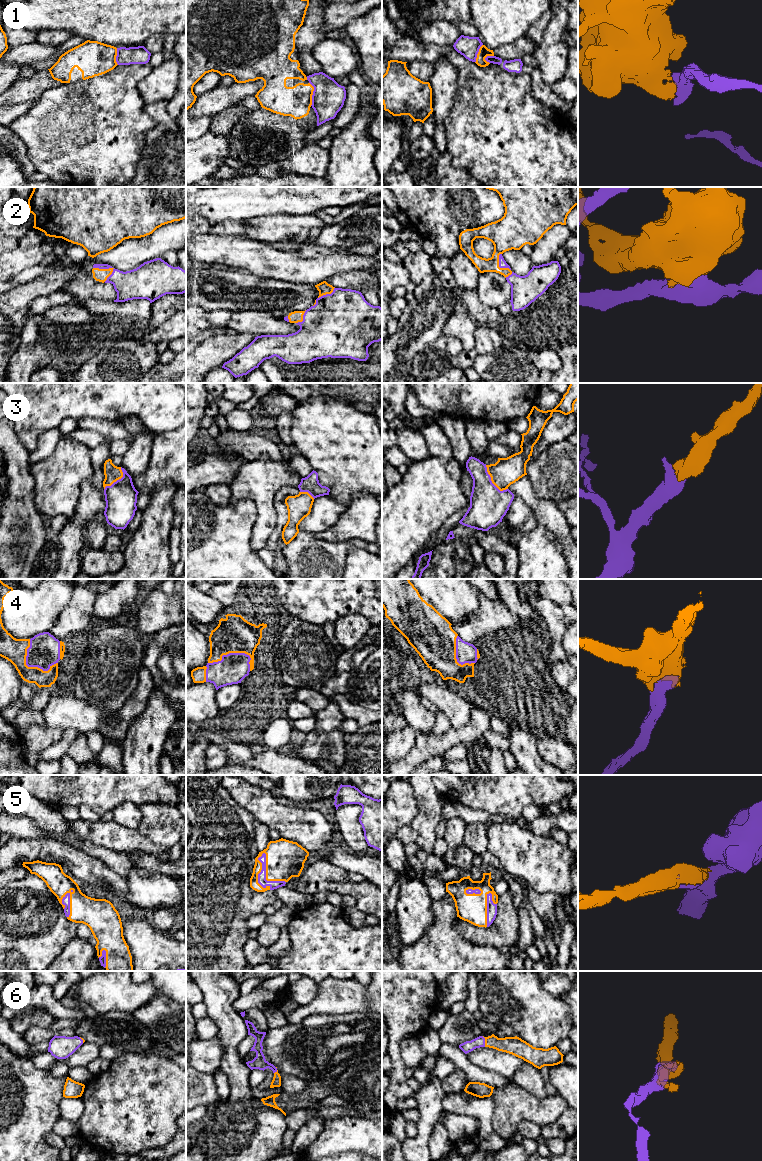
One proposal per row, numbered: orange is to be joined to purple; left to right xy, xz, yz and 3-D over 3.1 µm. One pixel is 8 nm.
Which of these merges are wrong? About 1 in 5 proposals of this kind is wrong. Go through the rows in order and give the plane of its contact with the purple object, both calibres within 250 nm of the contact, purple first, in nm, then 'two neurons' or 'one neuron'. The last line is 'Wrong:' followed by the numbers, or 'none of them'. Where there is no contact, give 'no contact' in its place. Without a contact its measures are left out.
1: contact in xz; calibres 260 and 240 nm; two neurons
2: contact in xy; calibres 50 and 110 nm; one neuron
3: contact in yz; calibres 300 and 220 nm; one neuron
4: contact in xy; calibres 260 and 190 nm; one neuron
5: contact in xz; calibres 70 and 300 nm; one neuron
6: contact in yz; calibres 90 and 140 nm; one neuron
Wrong: 1

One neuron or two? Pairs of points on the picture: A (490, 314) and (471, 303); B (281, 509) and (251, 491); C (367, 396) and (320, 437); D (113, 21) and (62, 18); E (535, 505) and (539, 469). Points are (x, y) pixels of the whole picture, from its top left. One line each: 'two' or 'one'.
A: one
B: two
C: two
D: one
E: two

